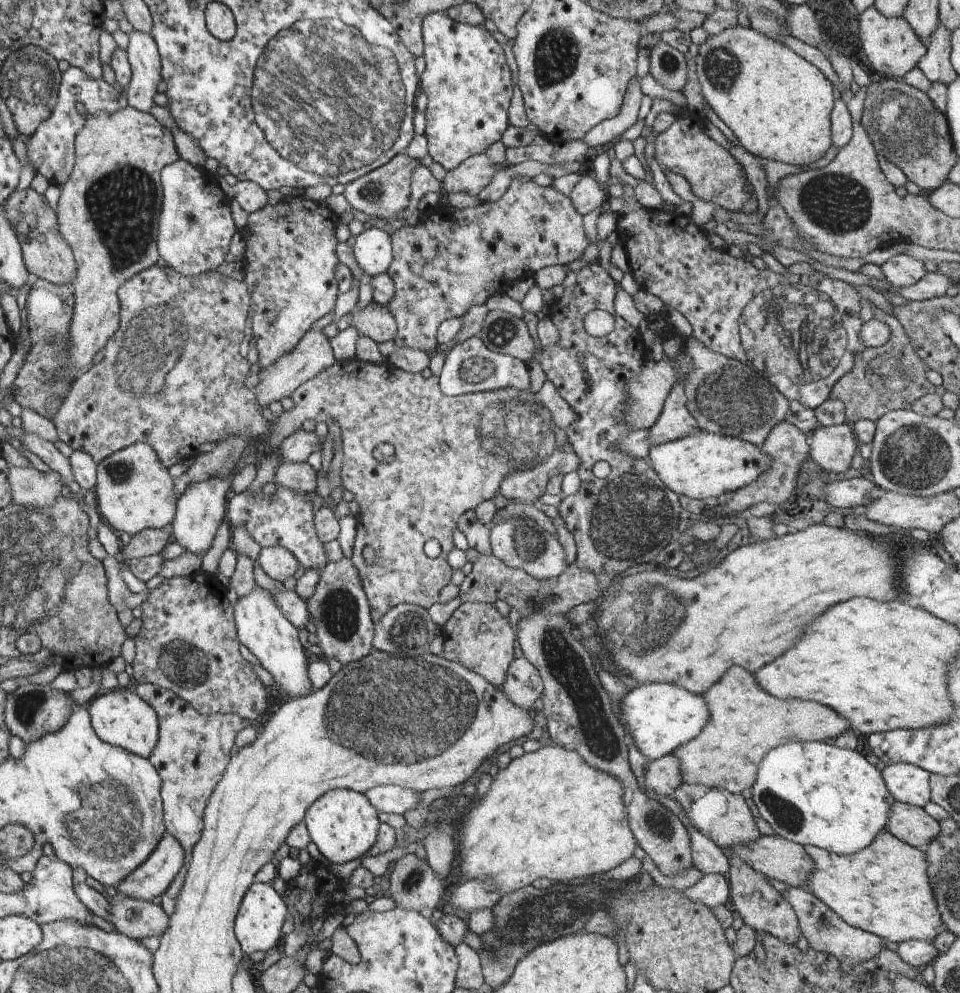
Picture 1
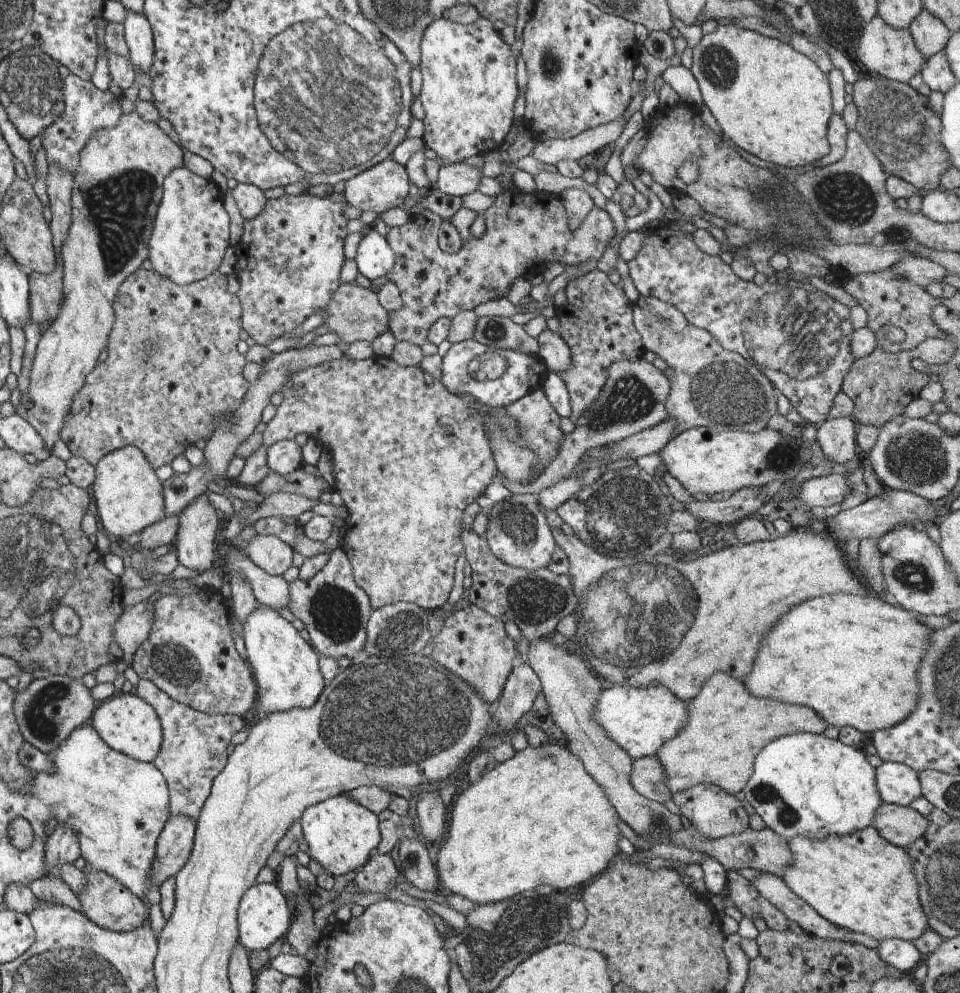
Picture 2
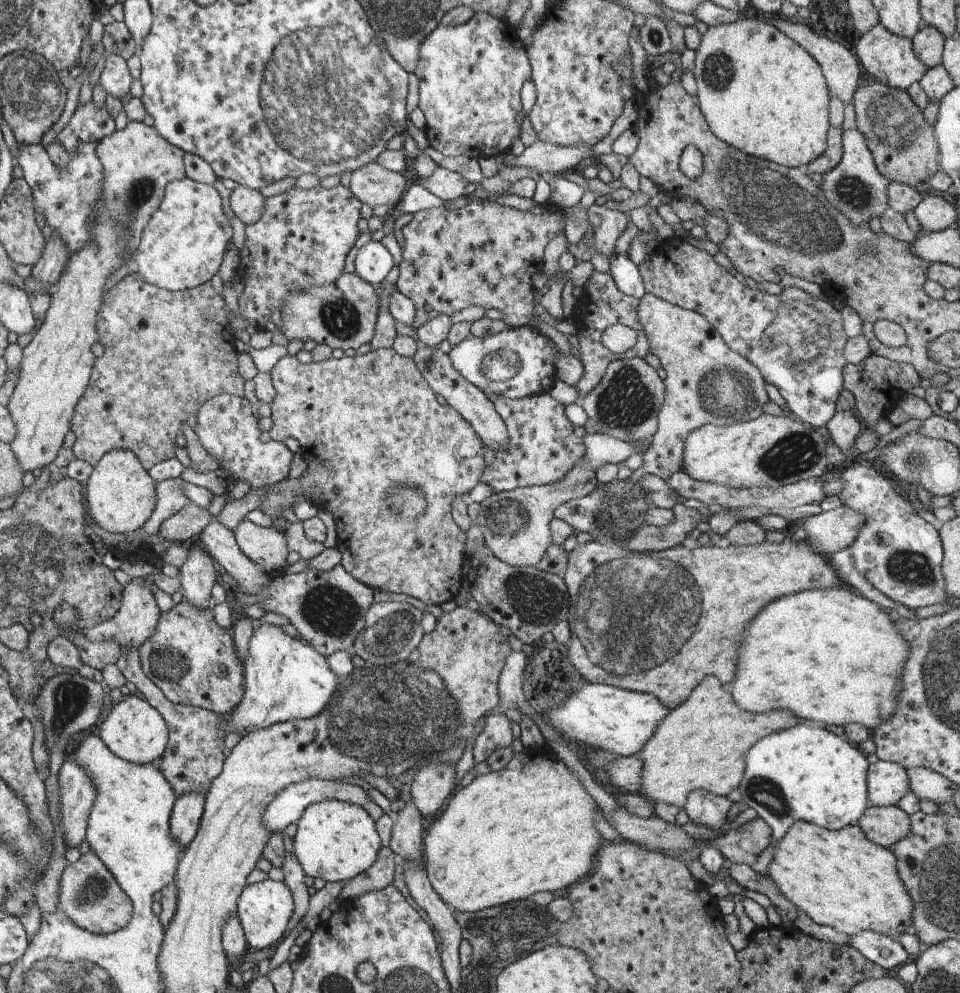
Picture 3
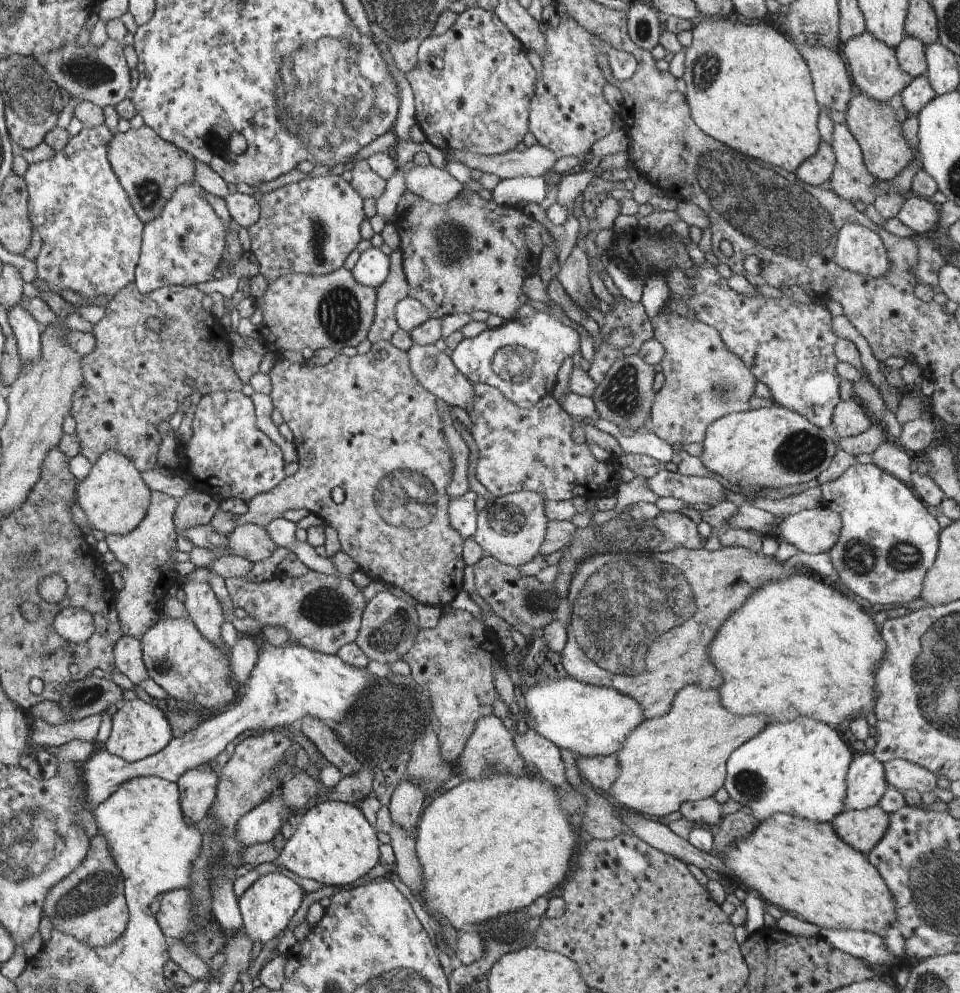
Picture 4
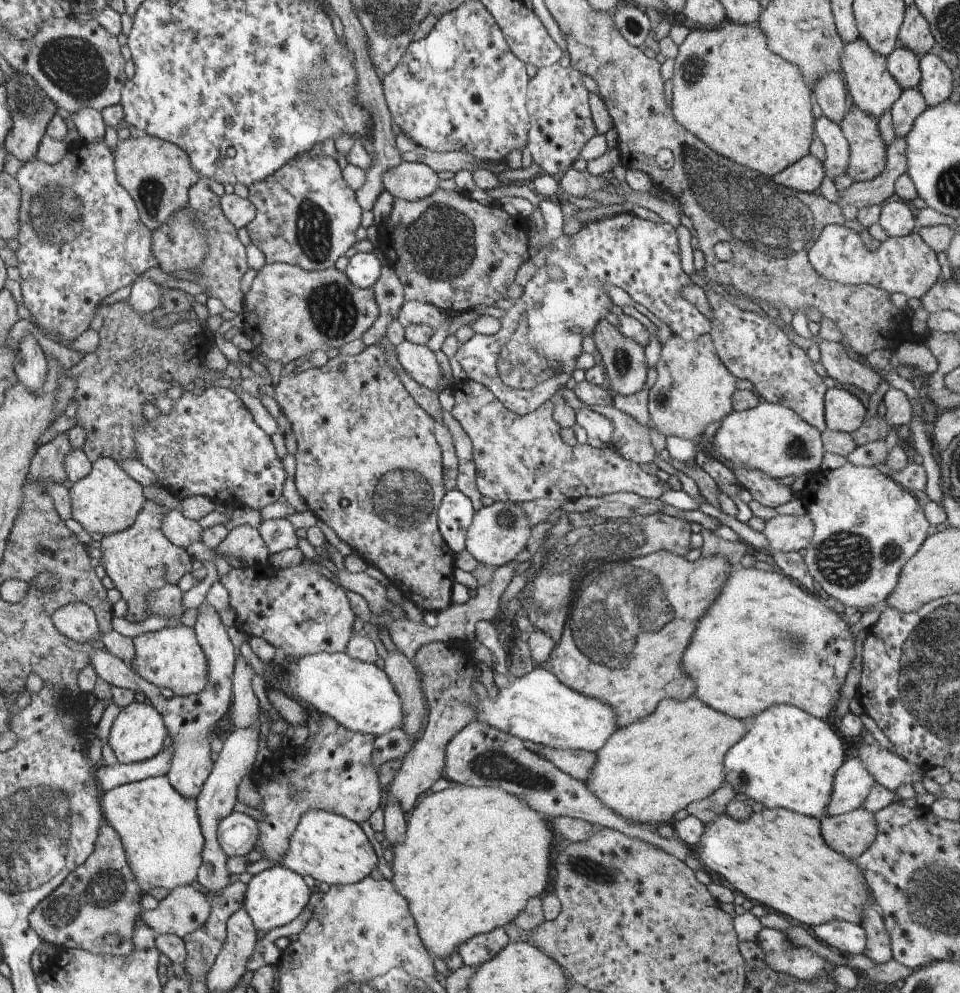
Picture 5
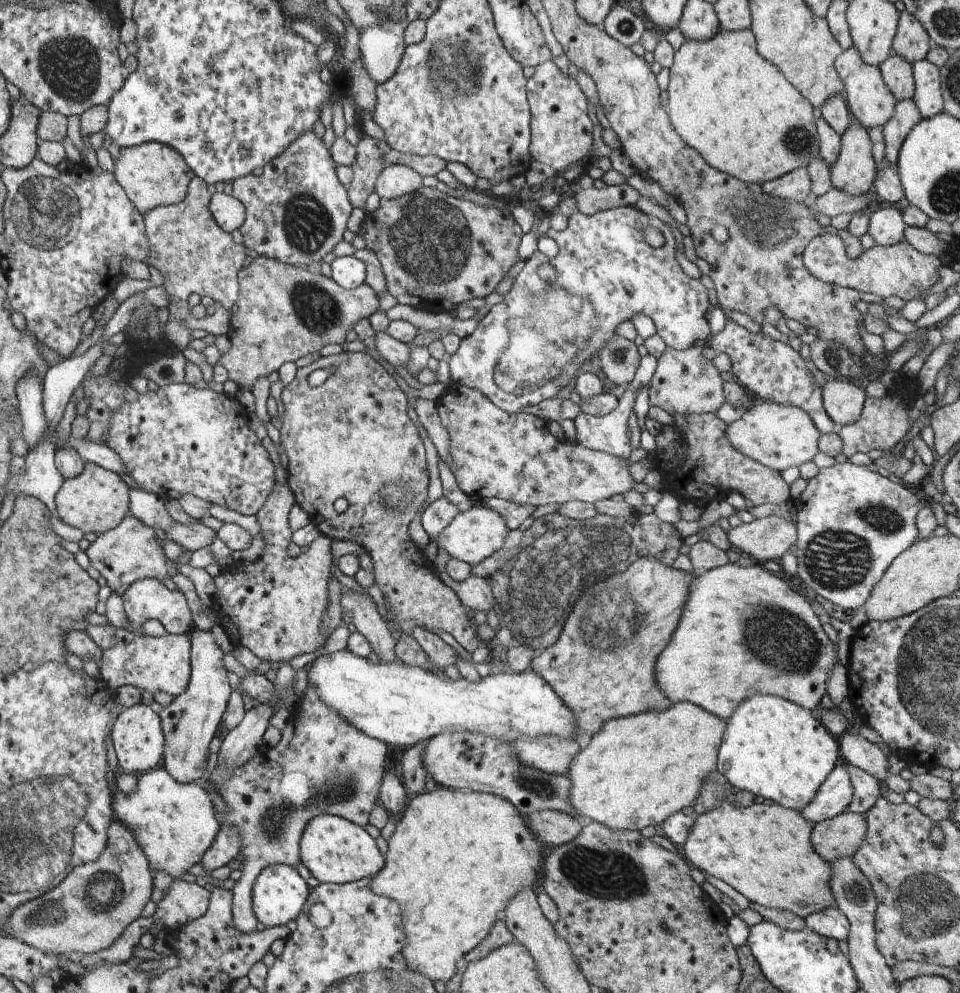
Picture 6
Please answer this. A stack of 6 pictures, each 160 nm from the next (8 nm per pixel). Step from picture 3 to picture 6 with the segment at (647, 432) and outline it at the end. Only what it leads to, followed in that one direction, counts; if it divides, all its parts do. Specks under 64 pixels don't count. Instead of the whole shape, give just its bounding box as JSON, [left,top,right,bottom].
[598,334,641,387]

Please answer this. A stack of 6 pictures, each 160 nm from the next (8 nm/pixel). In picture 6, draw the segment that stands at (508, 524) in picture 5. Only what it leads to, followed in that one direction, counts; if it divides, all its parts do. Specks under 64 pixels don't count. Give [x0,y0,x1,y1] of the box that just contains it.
[431,505,509,568]

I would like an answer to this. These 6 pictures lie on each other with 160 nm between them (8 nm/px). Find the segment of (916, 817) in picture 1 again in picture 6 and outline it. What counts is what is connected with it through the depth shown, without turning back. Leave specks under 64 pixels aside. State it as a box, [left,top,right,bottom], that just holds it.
[810,811,866,863]

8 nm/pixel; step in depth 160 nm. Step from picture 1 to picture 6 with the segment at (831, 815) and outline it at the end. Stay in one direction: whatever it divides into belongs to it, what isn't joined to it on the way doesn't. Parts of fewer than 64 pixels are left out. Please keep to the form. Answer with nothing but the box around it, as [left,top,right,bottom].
[717,694,840,811]

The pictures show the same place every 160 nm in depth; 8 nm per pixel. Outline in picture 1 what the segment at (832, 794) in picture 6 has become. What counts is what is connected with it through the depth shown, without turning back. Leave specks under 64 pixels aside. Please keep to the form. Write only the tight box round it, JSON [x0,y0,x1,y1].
[881,763,931,807]

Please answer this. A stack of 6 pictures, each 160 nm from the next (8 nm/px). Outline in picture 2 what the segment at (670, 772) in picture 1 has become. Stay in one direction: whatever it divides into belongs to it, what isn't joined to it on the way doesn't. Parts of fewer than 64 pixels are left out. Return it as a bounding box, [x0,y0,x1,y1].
[629,755,673,804]

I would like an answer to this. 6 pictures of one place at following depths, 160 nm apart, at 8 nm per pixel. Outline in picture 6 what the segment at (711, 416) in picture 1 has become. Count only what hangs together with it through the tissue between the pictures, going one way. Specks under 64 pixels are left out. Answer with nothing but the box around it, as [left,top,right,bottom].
[650,347,725,415]

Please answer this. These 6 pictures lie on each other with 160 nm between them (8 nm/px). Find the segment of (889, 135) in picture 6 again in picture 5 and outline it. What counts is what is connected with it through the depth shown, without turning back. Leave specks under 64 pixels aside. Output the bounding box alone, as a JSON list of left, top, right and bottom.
[890,87,927,138]

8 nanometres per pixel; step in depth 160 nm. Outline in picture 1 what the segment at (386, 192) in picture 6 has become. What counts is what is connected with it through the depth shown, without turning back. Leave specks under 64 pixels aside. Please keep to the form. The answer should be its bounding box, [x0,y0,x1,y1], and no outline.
[442,153,508,197]

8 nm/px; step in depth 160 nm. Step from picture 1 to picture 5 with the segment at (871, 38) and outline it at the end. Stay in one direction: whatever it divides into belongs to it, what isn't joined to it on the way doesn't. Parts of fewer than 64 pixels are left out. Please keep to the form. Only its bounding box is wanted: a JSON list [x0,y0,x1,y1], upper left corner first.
[840,37,903,120]

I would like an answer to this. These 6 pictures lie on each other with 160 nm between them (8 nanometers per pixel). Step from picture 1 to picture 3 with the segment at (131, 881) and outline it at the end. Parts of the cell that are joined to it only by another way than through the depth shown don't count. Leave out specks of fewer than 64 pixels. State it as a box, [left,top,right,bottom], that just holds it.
[170,793,205,850]

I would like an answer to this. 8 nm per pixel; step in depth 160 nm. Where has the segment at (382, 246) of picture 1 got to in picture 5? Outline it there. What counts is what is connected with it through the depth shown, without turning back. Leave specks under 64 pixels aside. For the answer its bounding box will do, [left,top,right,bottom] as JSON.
[344,253,383,288]

